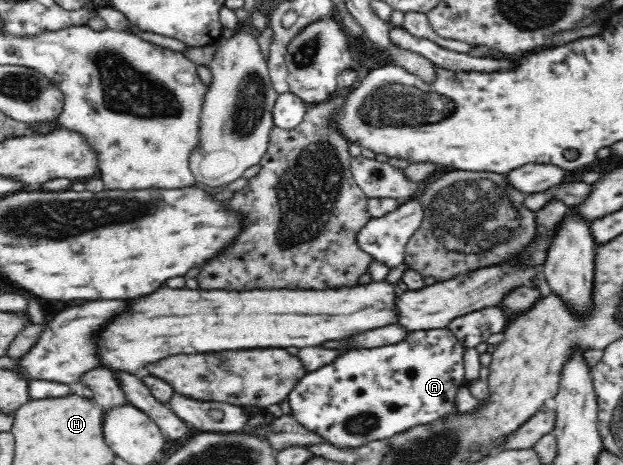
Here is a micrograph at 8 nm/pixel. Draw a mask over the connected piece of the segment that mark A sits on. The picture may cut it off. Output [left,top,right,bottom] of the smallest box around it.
[287,329,467,448]

